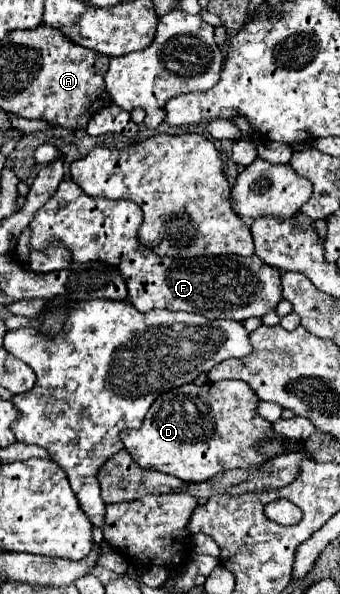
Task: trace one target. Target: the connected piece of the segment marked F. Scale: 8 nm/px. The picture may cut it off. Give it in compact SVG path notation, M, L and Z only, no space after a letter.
M62 180L54 196L34 214L30 222L30 246L36 250L48 248L52 242L62 242L66 250L72 254L74 264L86 264L86 262L104 262L112 268L116 268L128 286L130 302L140 312L150 312L156 308L166 310L182 310L182 312L194 312L202 314L210 320L214 318L226 318L244 322L250 316L262 318L268 310L276 308L282 300L282 282L280 272L272 266L268 266L264 260L254 256L198 256L198 258L182 258L180 262L172 256L158 256L150 248L144 248L138 240L138 230L142 224L142 210L130 200L108 200L108 198L96 198L88 196L74 180Z

